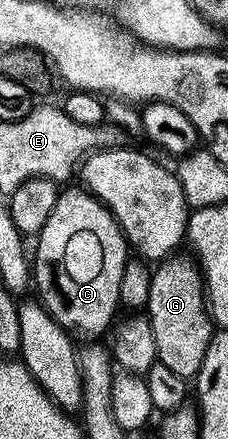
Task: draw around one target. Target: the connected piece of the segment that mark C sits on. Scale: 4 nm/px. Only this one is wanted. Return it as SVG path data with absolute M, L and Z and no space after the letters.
M76 187L69 191L61 190L57 194L54 209L50 209L50 217L46 217L46 225L42 225L40 234L35 236L36 255L34 251L34 258L30 263L30 279L34 284L34 291L36 287L40 294L37 295L38 302L60 328L77 340L96 341L108 326L113 326L112 318L116 315L116 309L121 306L119 285L124 266L130 258L130 248L116 218L106 210L103 203L91 191Z

